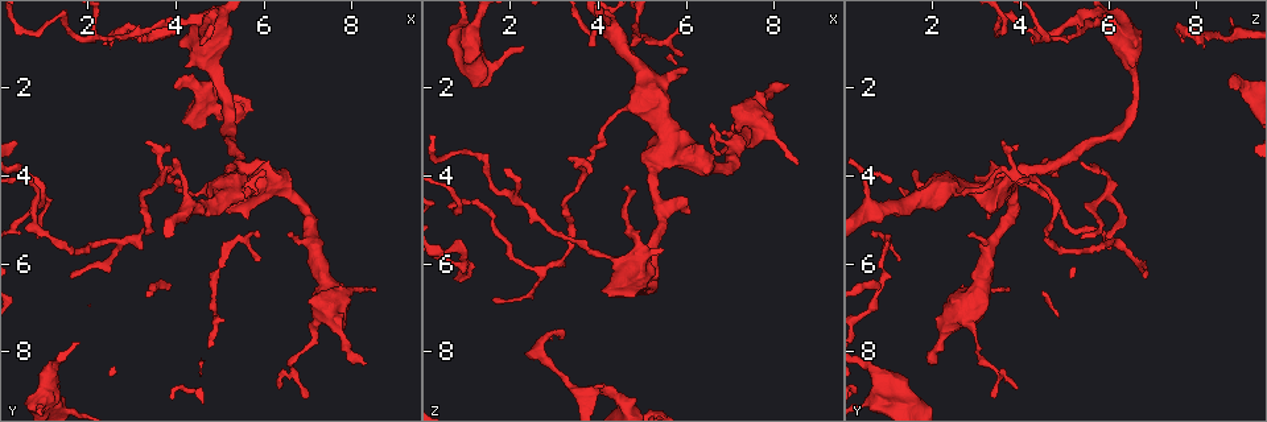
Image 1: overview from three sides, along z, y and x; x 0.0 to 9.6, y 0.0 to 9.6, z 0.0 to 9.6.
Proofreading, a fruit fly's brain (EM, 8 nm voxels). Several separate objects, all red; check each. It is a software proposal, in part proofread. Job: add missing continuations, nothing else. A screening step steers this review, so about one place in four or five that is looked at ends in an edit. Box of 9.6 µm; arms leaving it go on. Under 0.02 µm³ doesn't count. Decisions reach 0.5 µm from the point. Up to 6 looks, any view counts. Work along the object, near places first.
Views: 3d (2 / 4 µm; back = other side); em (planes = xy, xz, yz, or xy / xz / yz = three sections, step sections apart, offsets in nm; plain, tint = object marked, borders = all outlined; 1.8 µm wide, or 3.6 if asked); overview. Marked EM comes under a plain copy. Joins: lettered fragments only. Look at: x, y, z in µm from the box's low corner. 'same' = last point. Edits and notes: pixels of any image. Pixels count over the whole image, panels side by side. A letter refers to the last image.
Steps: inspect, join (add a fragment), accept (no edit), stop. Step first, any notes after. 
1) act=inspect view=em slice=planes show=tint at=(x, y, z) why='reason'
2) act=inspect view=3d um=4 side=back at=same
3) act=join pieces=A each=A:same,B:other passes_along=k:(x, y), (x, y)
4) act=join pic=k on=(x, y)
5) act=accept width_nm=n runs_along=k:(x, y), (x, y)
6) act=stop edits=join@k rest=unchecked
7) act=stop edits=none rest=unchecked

act=inspect view=3d um=2 at=(4.50, 1.00, 4.30)

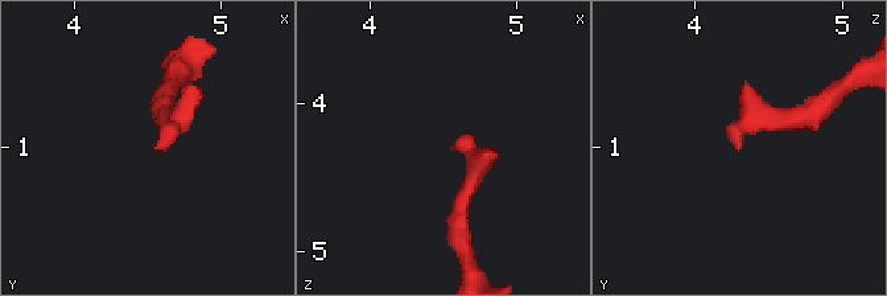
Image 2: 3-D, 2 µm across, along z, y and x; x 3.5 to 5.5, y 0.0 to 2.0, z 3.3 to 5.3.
act=inspect view=em slice=planes show=borders at=(4.54, 1.00, 4.30) why='need the tissue'

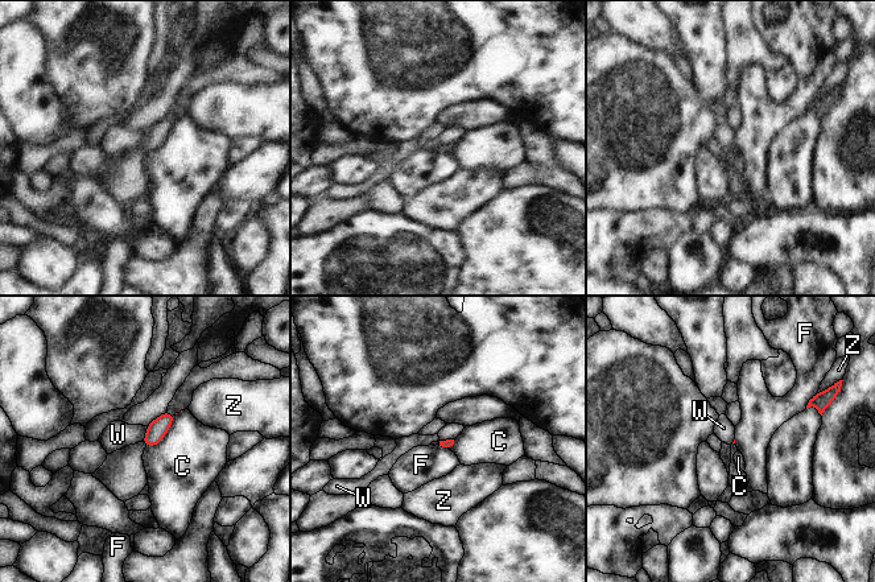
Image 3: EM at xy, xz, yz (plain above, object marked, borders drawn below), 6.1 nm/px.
act=accept each=C:other,F:other,W:other,Z:other border=3:(813, 396), (805, 408) found='no lettered fragment goes on from it'

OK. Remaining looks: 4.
act=inspect view=3d um=2 at=(0.85, 5.40, 6.00) why='tapers out'

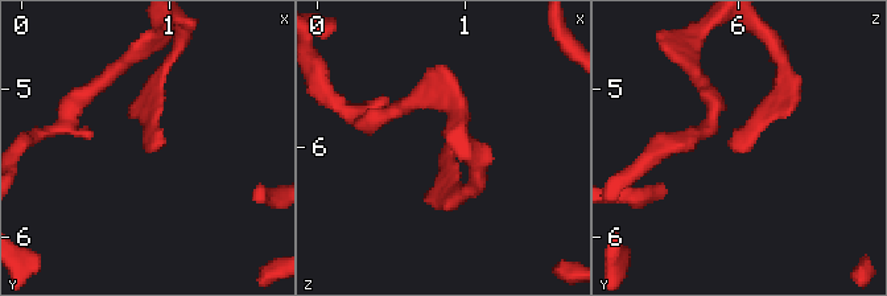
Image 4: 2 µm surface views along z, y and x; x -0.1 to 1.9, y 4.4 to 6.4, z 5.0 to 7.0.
act=inspect view=em slice=xy step=8 show=borders at=(0.88, 5.40, 5.92)

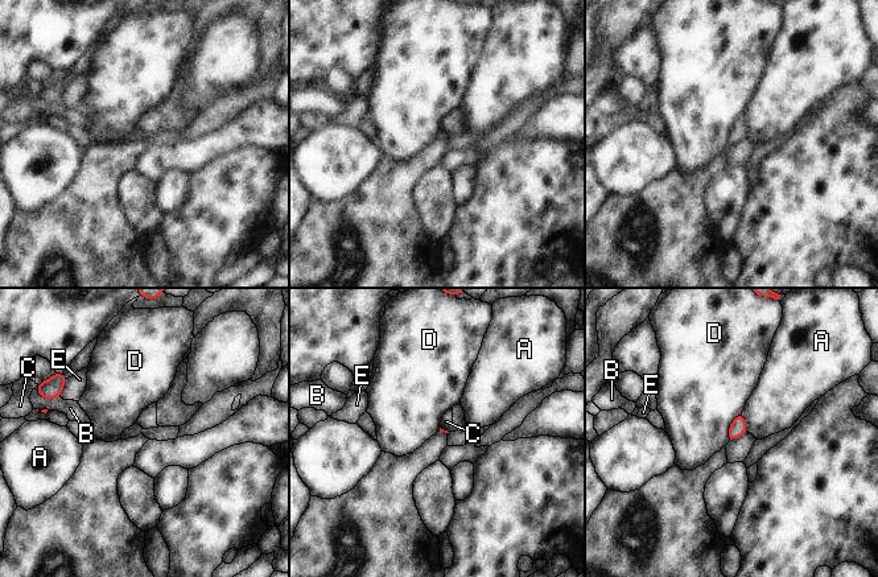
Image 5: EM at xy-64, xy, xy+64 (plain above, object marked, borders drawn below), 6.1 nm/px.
act=accept each=A:other,B:other,C:other,D:other,E:other border=5:(741, 412), (729, 427), (728, 440) found='none of them fits'

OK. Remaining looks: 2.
act=inspect view=3d um=2 at=(3.10, 1.05, 7.70) why='branch stops here'

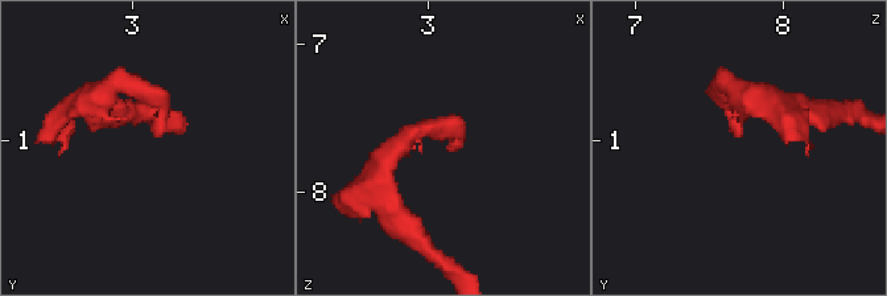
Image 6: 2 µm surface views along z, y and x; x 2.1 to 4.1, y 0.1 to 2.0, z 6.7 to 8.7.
act=inspect view=em slice=planes show=borders at=(3.12, 1.00, 7.72)

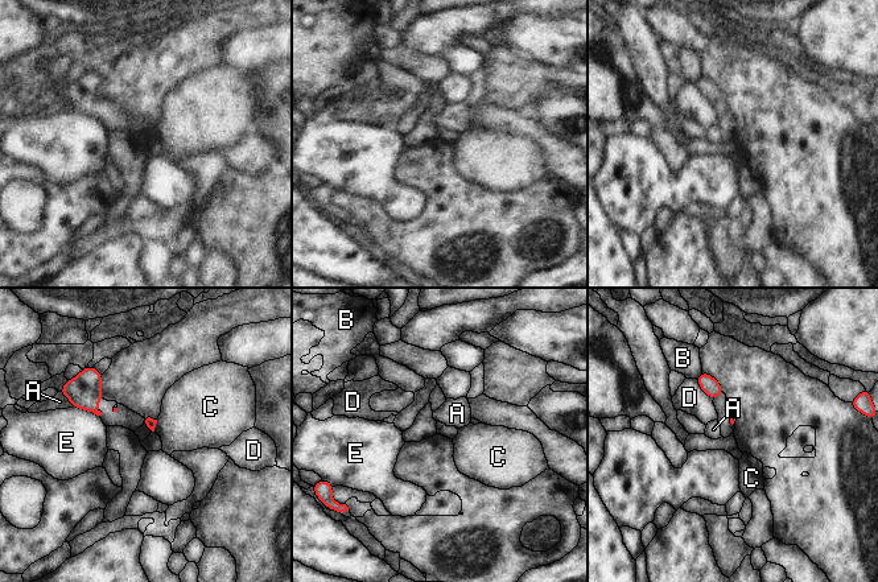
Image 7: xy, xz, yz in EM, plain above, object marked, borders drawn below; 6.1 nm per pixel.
act=accept each=A:other,B:other,C:other,D:other,E:other border=7:(157, 420), (153, 430) found='no lettered fragment goes on from it'

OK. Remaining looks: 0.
act=stop edits=none rest=unchecked

